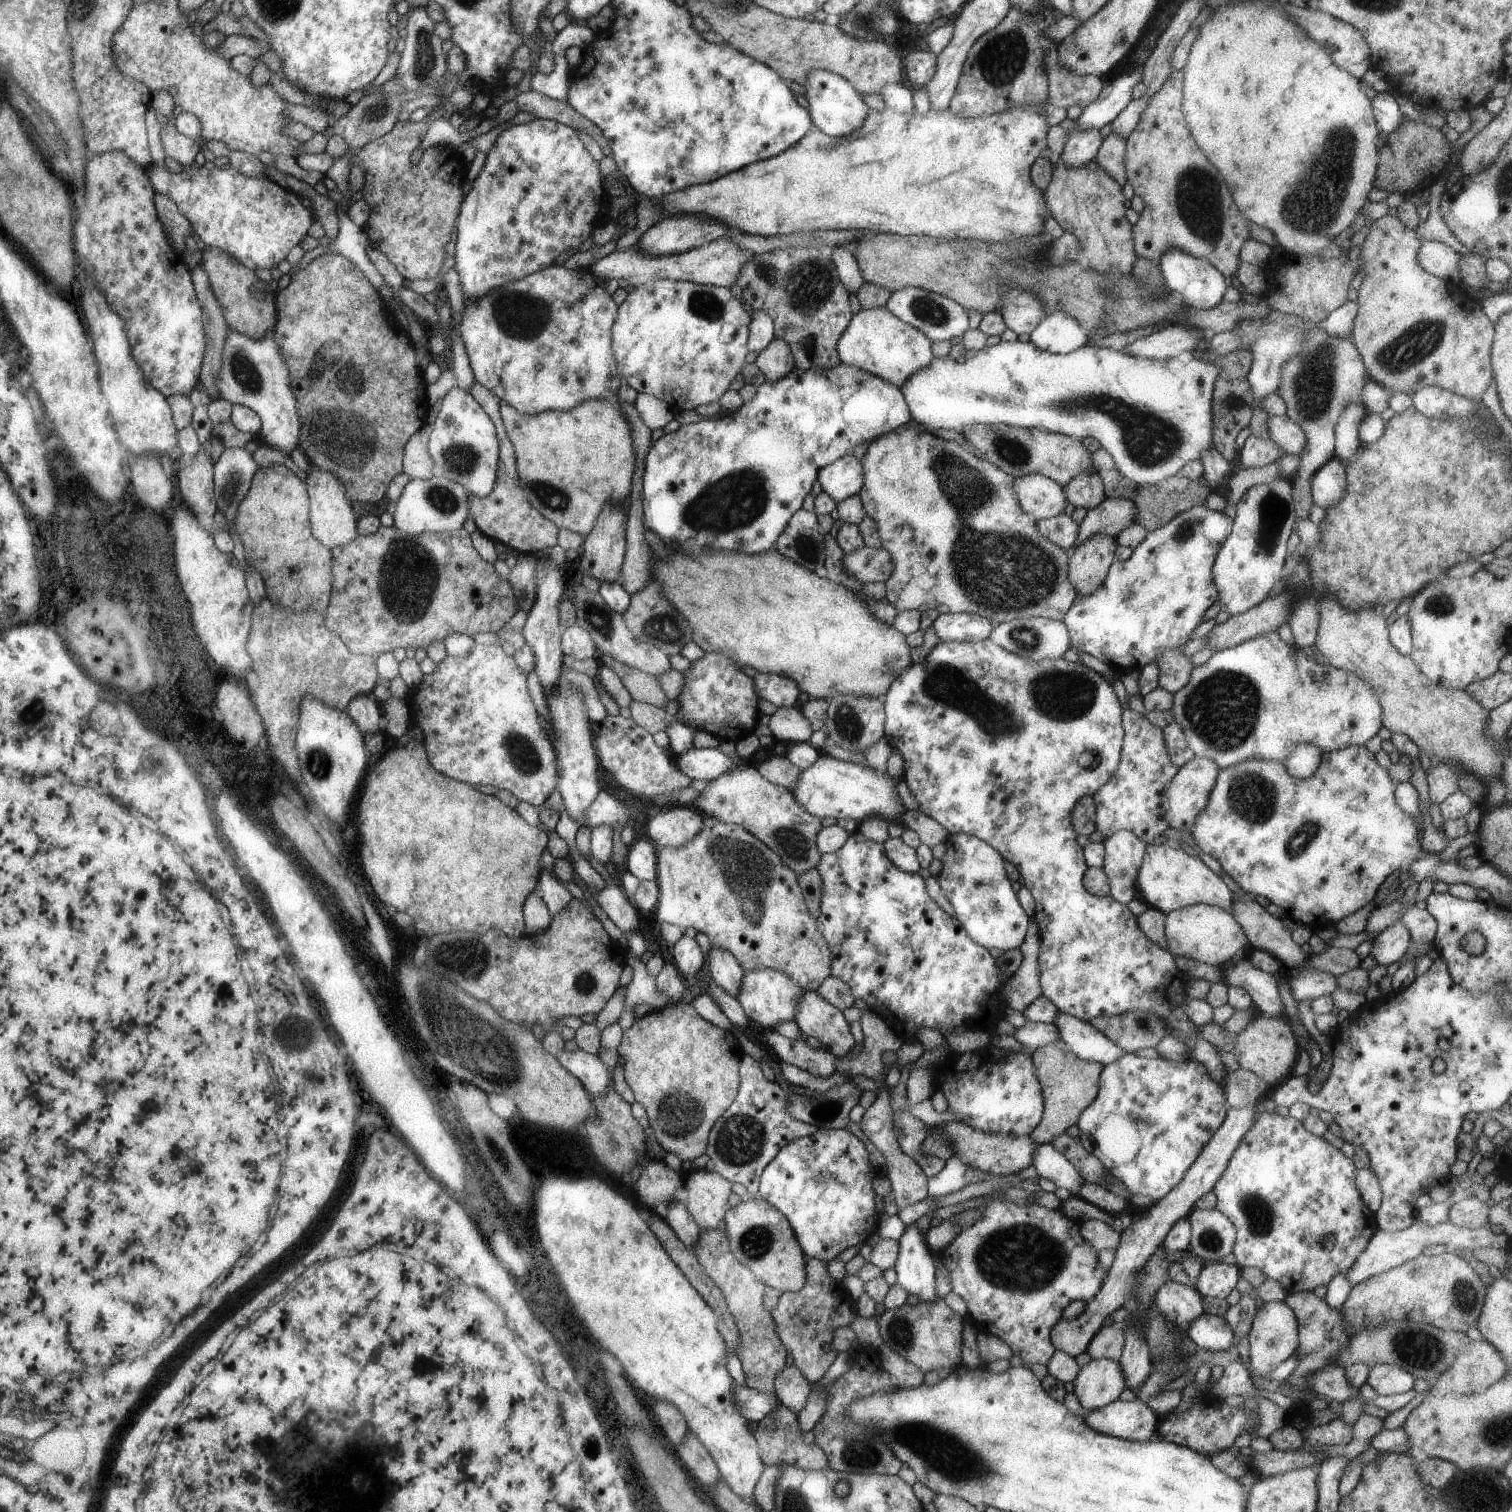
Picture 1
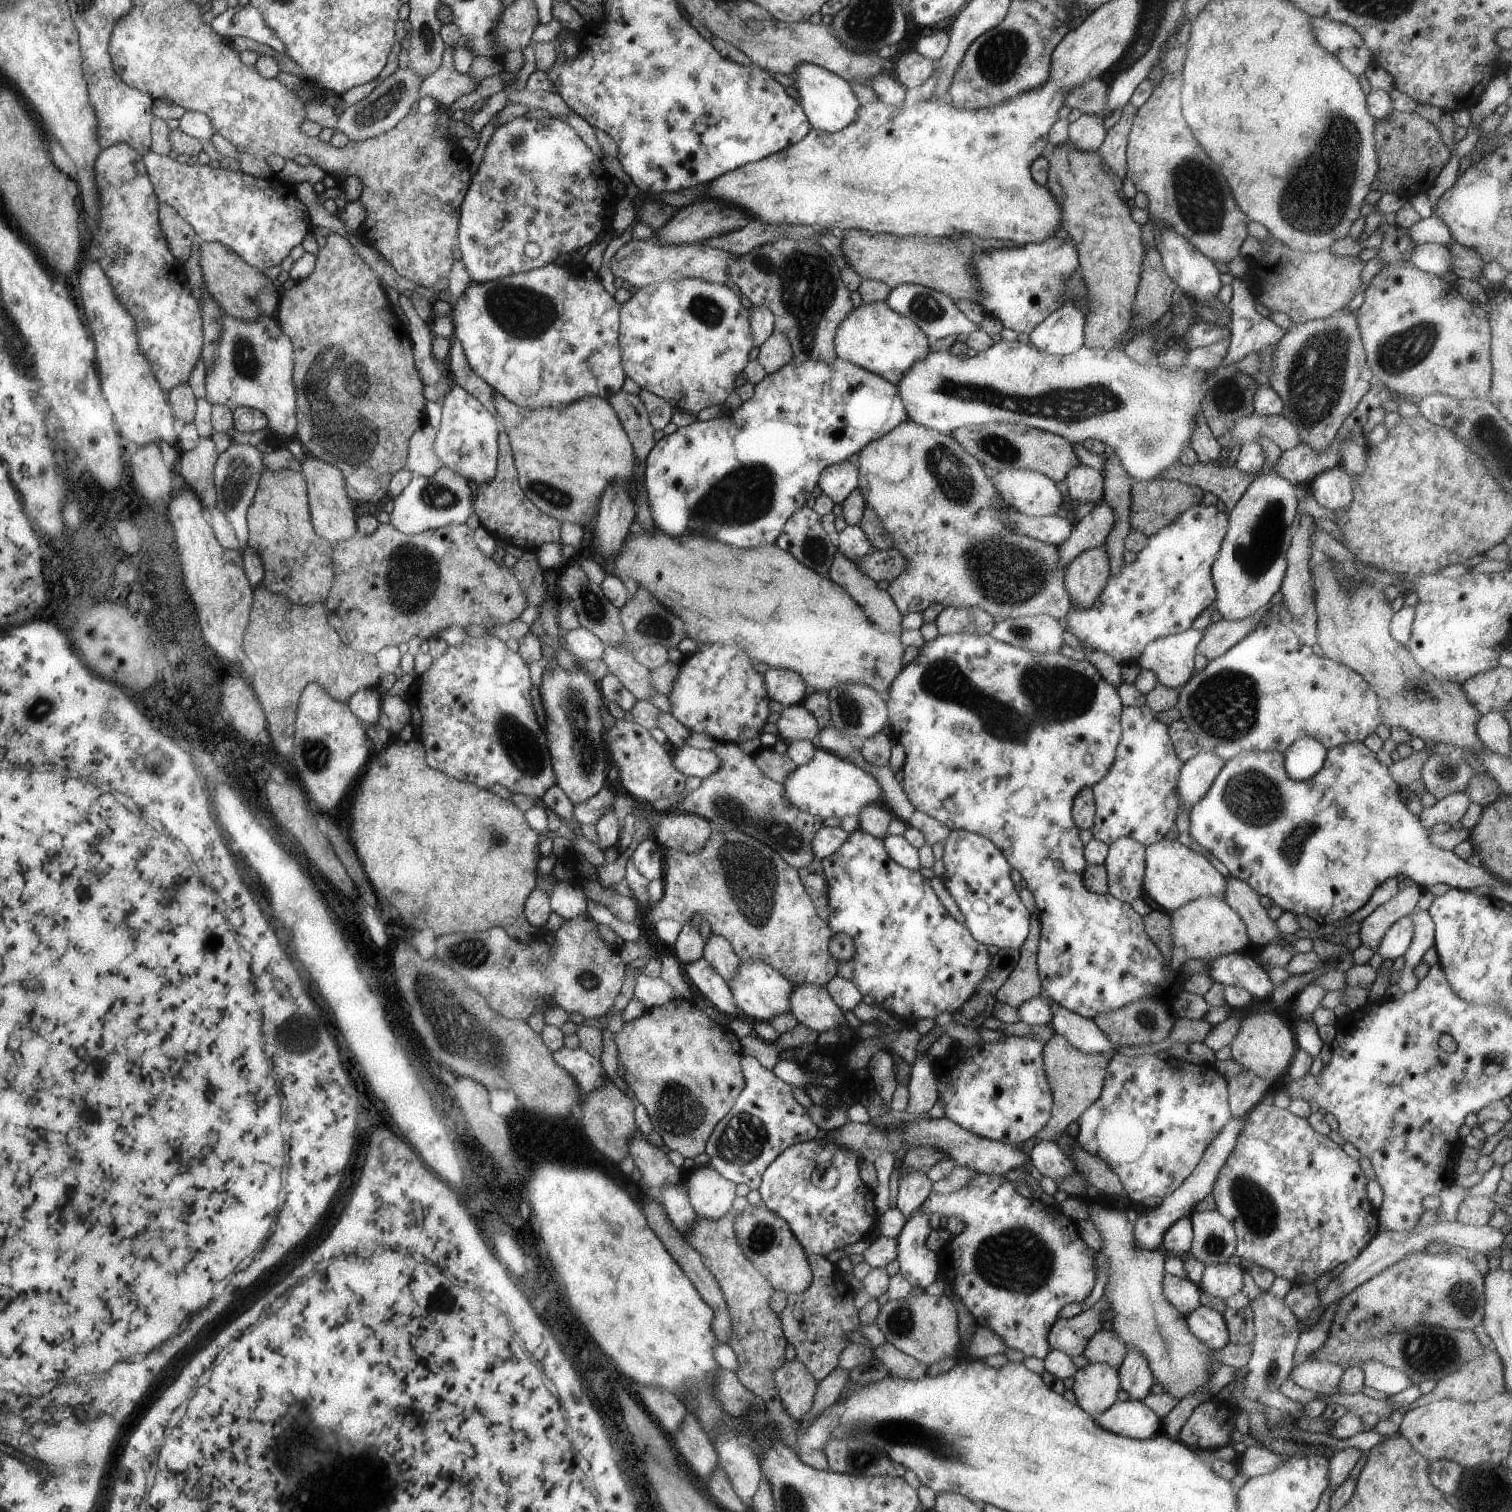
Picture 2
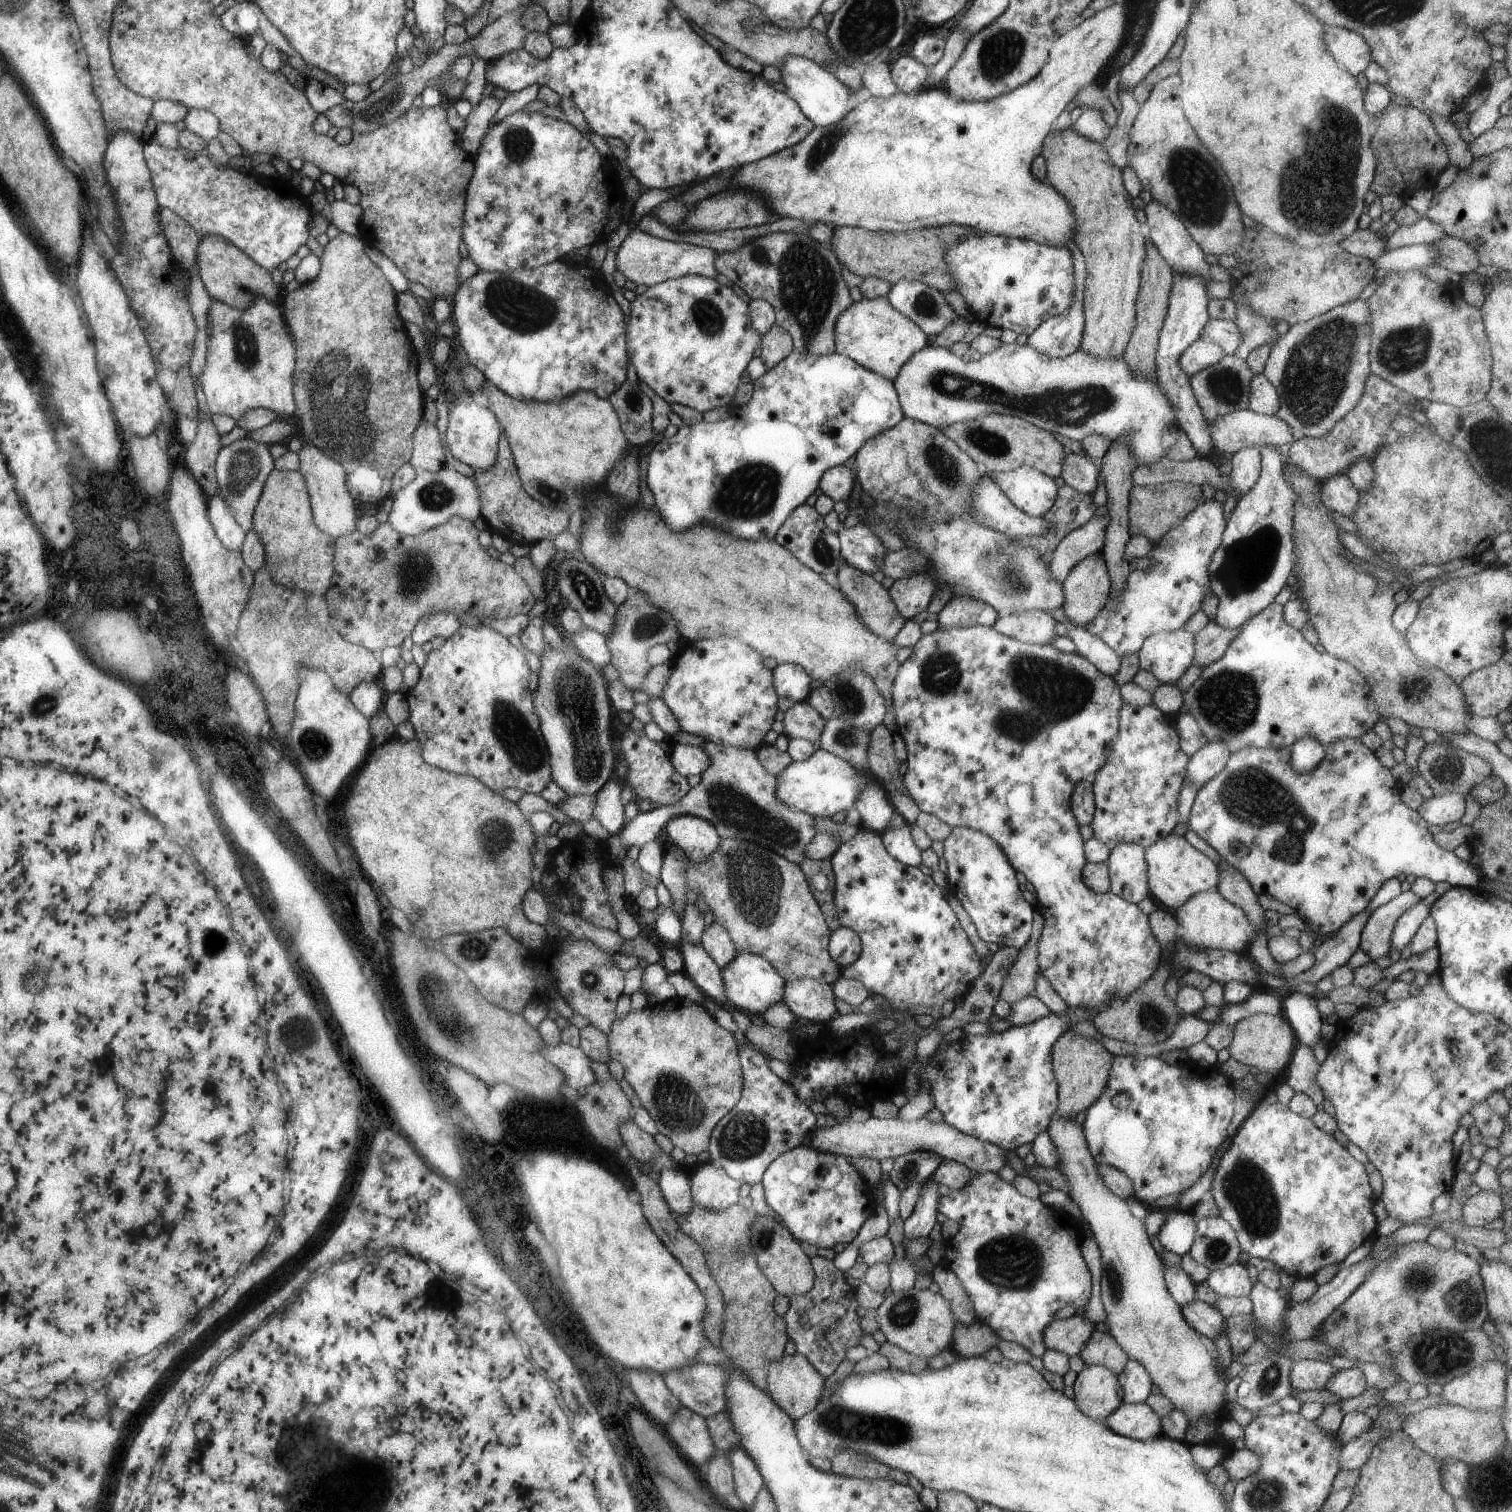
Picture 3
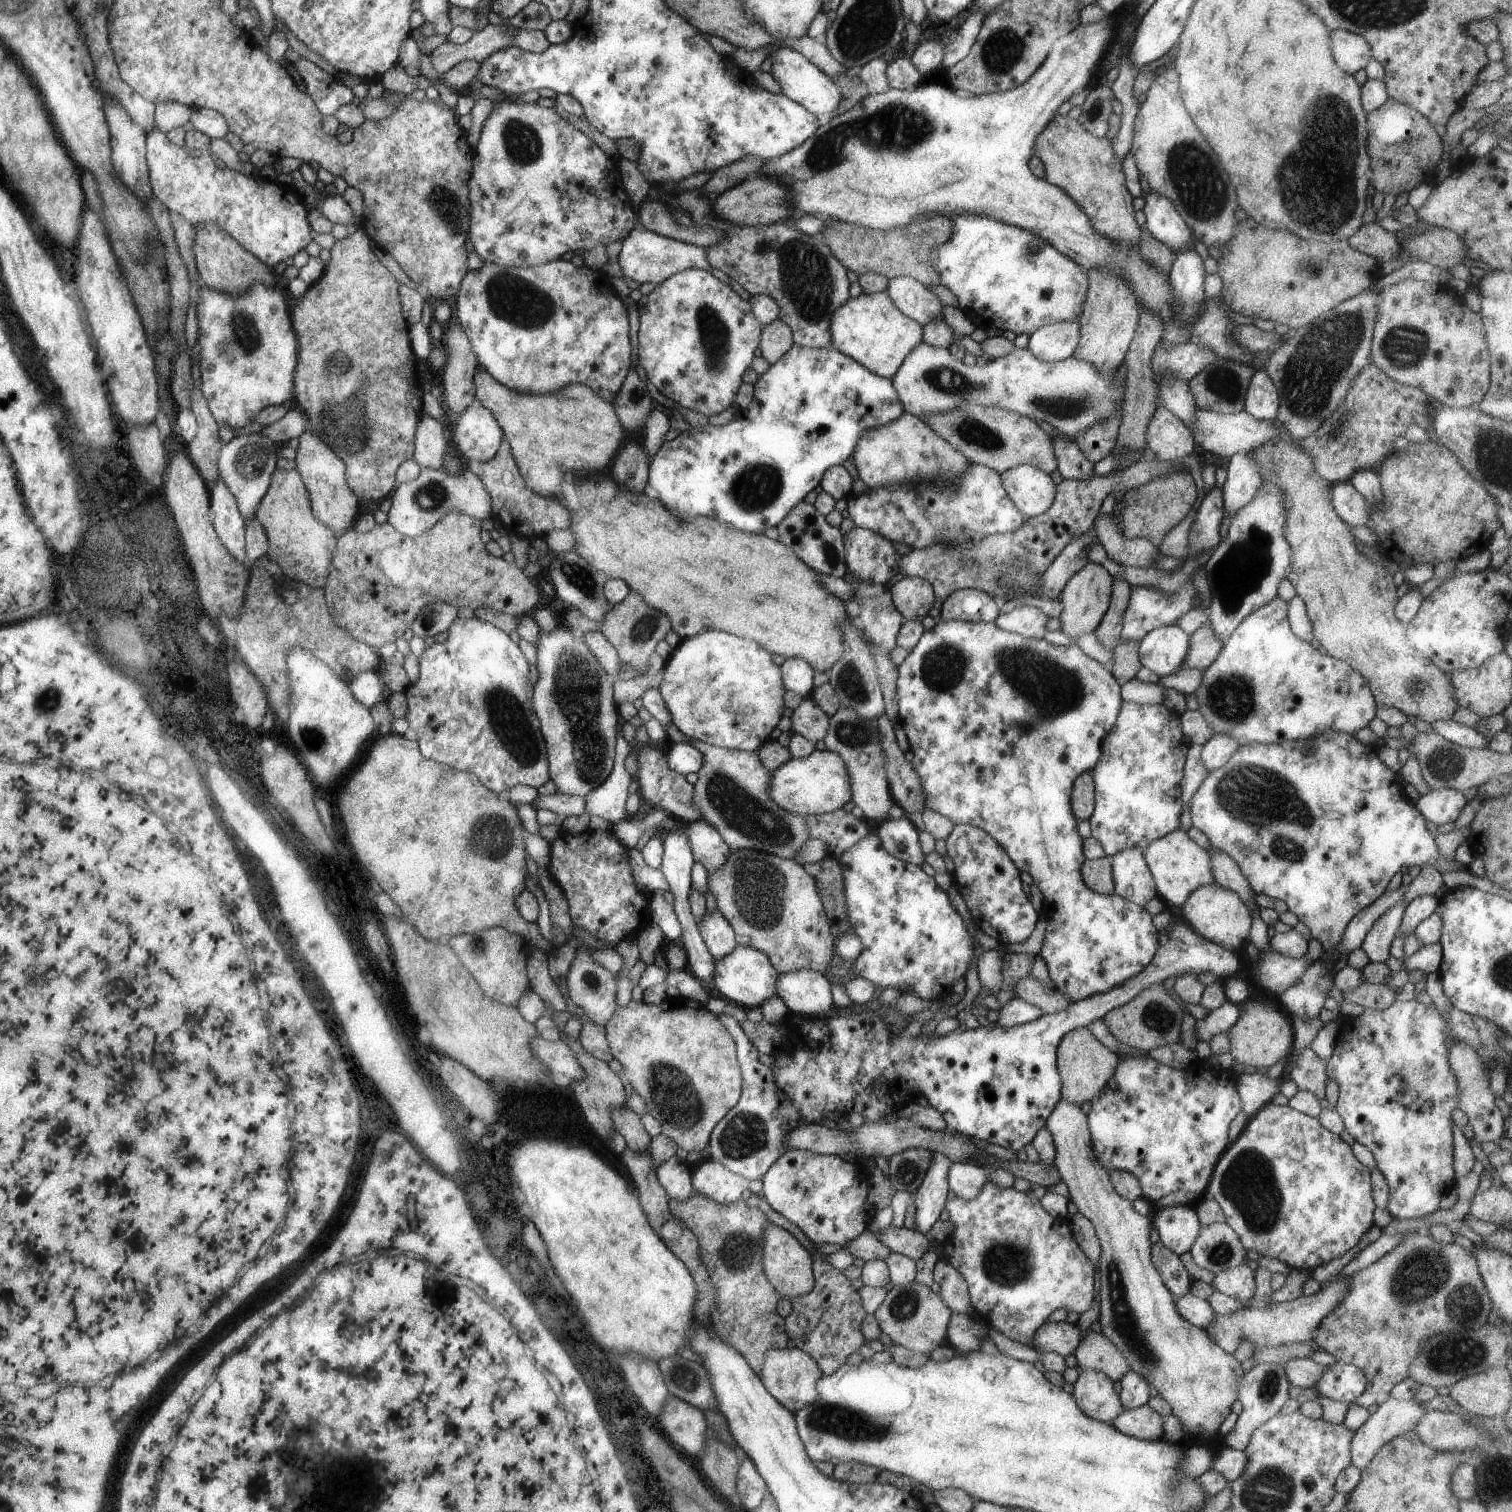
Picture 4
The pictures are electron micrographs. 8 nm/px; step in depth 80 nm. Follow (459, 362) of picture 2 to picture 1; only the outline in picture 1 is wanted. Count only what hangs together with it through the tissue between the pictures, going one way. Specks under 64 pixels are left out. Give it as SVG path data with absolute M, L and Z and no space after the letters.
M476 380L469 388L469 393L491 415L499 437L498 482L495 488L486 497L474 495L468 497L469 513L474 518L477 528L492 541L505 544L514 554L534 556L534 554L540 553L543 549L556 546L558 544L559 528L528 502L520 484L515 459L515 448L510 438L508 438L499 411L501 400L497 394L494 394L494 391L486 388L481 382Z

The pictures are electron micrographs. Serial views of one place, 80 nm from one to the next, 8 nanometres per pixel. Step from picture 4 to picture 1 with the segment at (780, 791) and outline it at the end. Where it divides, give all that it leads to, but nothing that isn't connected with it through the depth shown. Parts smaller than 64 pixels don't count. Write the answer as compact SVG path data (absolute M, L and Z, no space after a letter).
M821 754L809 769L800 771L792 794L810 814L818 818L854 818L860 822L869 816L879 816L888 822L899 822L906 814L896 791L896 781L882 772Z

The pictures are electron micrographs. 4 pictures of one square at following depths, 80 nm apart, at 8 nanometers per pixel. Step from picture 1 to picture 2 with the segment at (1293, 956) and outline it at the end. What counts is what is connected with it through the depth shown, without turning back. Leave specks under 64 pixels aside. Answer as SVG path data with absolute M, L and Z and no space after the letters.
M1230 875L1219 896L1242 917L1252 943L1265 947L1274 941L1285 942L1280 938L1282 932L1276 922L1270 919L1267 910L1262 907L1261 895L1254 892L1247 882Z

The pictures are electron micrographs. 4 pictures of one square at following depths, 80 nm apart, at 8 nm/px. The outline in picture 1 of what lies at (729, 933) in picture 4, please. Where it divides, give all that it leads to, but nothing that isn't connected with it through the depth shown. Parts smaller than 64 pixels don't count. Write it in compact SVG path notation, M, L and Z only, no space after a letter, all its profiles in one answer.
M712 946L705 956L705 964L714 982L737 998L737 994L742 992L745 973L739 959L724 947Z

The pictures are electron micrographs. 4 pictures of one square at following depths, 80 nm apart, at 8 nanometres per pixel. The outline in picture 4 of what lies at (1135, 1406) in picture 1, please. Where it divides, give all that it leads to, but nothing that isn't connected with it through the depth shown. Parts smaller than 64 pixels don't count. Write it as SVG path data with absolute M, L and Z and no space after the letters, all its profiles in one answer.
M1146 1404L1135 1409L1125 1408L1124 1412L1113 1420L1112 1425L1134 1438L1157 1441L1162 1438L1164 1422L1165 1418Z

